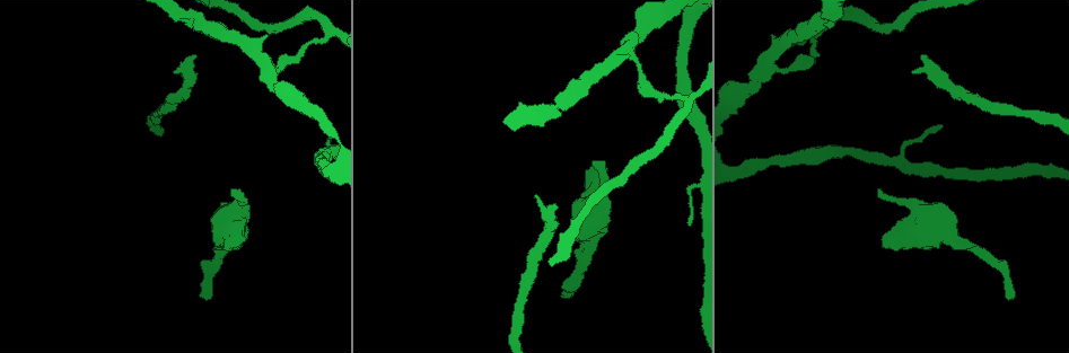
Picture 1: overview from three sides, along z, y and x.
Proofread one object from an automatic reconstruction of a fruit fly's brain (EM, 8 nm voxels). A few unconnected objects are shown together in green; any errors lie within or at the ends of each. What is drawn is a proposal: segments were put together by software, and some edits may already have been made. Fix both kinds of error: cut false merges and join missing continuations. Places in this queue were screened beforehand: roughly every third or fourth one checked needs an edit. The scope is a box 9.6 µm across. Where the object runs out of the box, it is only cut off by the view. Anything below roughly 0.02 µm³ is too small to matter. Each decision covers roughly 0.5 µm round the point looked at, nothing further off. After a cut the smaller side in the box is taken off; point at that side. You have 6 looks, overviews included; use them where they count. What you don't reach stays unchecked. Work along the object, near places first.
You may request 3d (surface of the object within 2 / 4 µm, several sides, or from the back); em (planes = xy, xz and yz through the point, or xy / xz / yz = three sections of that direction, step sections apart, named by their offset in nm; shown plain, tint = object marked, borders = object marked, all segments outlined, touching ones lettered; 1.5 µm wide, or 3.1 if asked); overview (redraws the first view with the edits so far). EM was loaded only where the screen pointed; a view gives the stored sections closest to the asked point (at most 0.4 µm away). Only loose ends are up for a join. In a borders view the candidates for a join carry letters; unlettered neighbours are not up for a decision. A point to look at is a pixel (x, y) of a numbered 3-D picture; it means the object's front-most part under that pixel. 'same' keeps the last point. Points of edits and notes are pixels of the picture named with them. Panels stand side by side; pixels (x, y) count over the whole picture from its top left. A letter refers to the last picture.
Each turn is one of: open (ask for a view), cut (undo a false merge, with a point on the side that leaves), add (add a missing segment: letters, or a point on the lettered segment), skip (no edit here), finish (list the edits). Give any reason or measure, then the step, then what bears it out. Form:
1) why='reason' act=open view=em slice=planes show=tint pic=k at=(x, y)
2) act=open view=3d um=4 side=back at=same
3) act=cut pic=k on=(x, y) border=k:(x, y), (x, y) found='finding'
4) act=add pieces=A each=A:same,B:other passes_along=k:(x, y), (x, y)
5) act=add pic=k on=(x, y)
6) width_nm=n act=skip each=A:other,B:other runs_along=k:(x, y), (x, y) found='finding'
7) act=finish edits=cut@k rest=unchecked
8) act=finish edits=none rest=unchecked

why='sudden change in width' act=open view=3d um=4 pic=1 at=(591, 245)

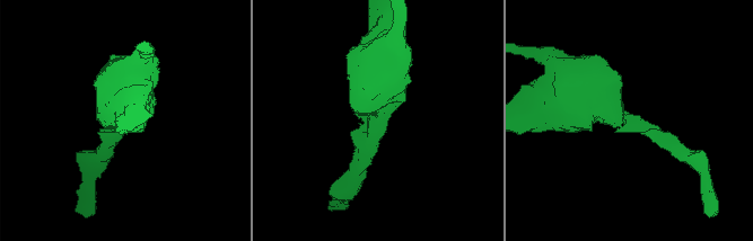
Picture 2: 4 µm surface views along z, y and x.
arm_widths_nm=240,900 why='need the tissue' act=open view=em slice=yz step=4 show=tint pic=2 at=(374, 124)

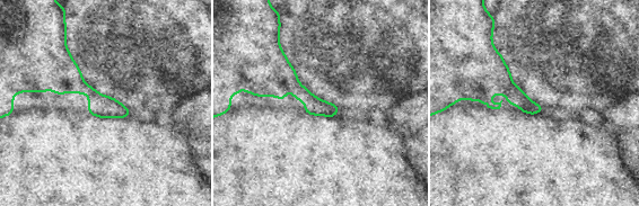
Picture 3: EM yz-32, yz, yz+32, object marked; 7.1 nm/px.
why='another direction' act=open view=em slice=planes show=borders at=same

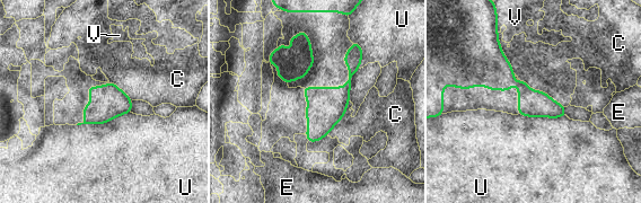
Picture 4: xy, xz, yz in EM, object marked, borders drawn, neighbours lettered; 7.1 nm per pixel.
act=skip each=C:other,E:other,U:other,V:other runs_along=4:(356, 47), (347, 88), (309, 139) found='continuous, no second neuron'

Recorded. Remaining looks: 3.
why='branch point' act=open view=3d um=2 pic=1 at=(821, 32)

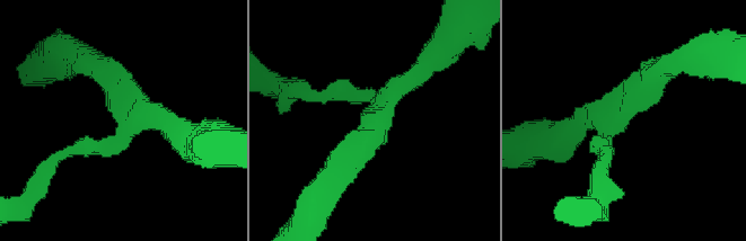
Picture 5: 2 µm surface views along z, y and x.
arms=3 arm_widths_nm=170,220,280 why='shape alone is not enough' act=open view=em slice=xz step=4 show=tint pic=5 at=(377, 102)

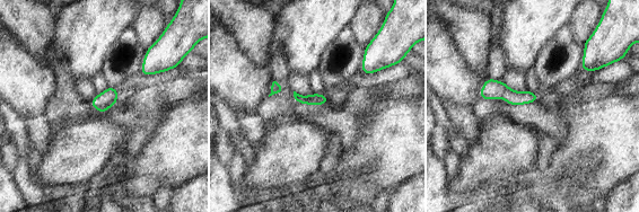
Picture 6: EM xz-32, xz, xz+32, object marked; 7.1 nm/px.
act=open view=em slice=planes show=borders at=same

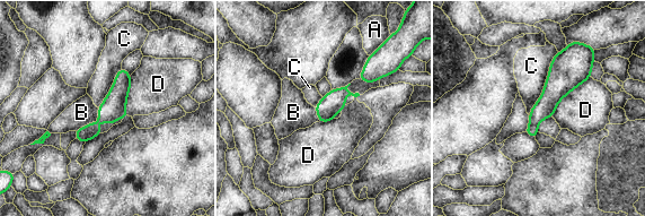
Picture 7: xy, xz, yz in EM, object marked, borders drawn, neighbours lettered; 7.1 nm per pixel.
act=cut pic=7 on=(551, 95) each=A:other,B:other,C:other,D:other border=7:(530, 122), (537, 126) found='a second neuron is stuck on'

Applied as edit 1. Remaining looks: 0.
act=finish edits=cut@7 rest=unchecked

